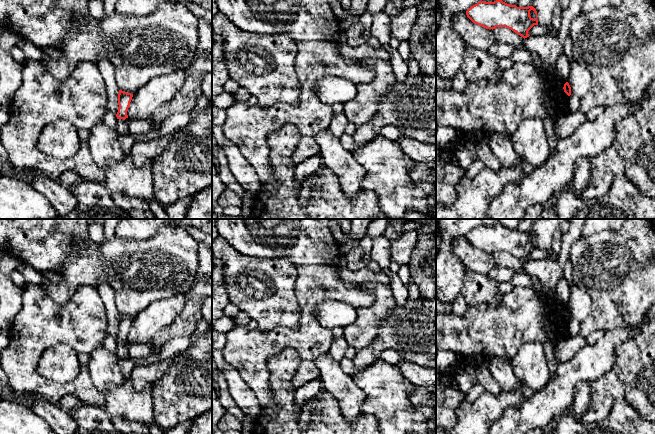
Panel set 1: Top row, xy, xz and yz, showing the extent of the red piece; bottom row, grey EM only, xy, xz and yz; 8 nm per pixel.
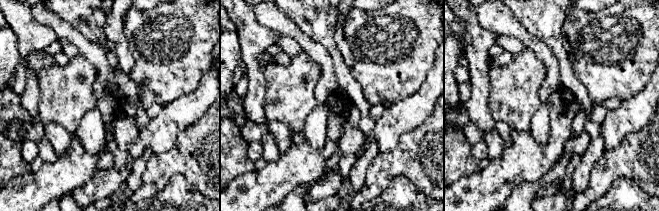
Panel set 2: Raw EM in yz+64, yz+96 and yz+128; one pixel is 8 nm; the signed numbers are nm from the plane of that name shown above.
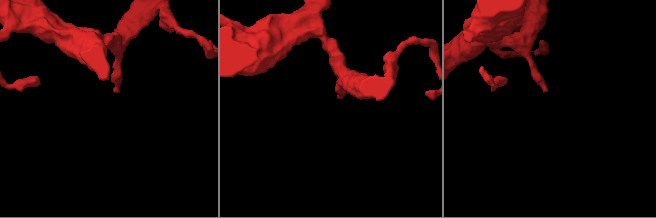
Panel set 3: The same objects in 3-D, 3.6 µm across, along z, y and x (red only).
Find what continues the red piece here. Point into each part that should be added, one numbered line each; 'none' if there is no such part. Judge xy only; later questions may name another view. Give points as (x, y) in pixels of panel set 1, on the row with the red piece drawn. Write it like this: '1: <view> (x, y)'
1: xy (122, 127)

